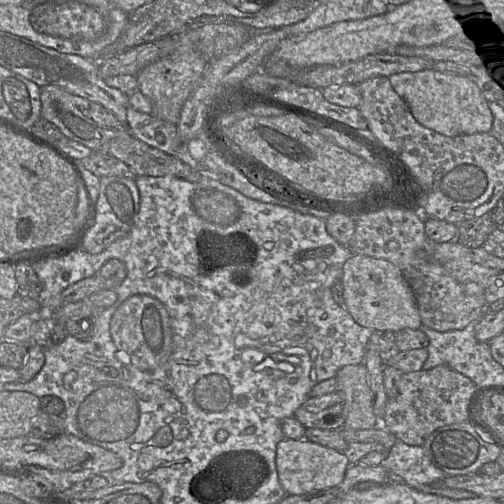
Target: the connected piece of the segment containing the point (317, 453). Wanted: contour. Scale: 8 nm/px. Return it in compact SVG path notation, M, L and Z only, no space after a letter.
M283 439L277 445L276 467L287 495L311 495L338 486L350 466L344 452L302 439Z

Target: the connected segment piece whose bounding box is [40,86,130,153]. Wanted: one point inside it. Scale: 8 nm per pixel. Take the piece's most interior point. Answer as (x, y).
(89, 123)

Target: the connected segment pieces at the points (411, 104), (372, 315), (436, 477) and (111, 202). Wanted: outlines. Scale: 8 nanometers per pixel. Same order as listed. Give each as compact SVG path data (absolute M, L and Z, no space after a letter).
M434 69L397 73L388 78L393 89L422 126L447 137L490 133L494 119L489 102L470 79Z
M354 253L343 265L342 284L344 306L359 325L395 333L405 328L421 328L422 322L414 293L401 270L388 260Z
M396 441L388 448L388 455L381 465L401 477L408 486L425 493L456 500L476 496L466 490L433 488L433 484L442 481L447 475L431 462L423 446Z
M123 176L100 178L100 189L96 203L96 220L87 232L83 249L90 254L98 254L114 241L125 237L134 227L140 209L140 193L135 179Z

